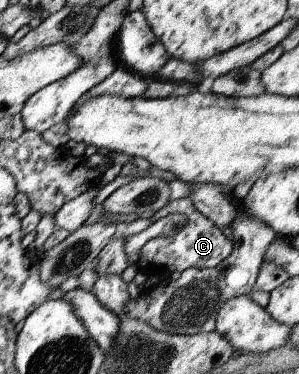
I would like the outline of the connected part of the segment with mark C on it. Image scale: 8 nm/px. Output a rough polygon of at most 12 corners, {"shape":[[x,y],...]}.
{"shape":[[189,197],[151,218],[185,214],[173,236],[141,248],[138,272],[163,282],[223,263],[234,244]]}

